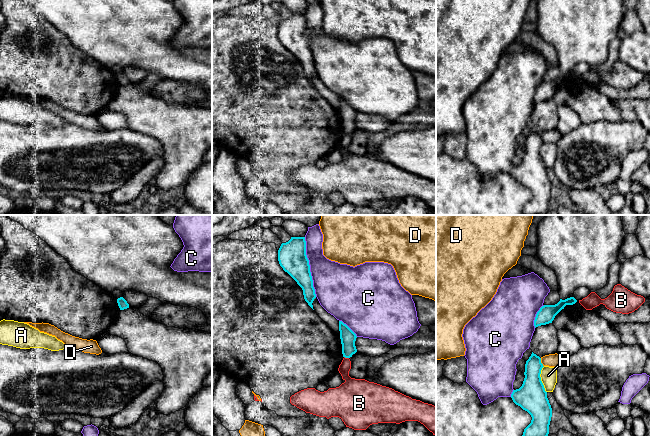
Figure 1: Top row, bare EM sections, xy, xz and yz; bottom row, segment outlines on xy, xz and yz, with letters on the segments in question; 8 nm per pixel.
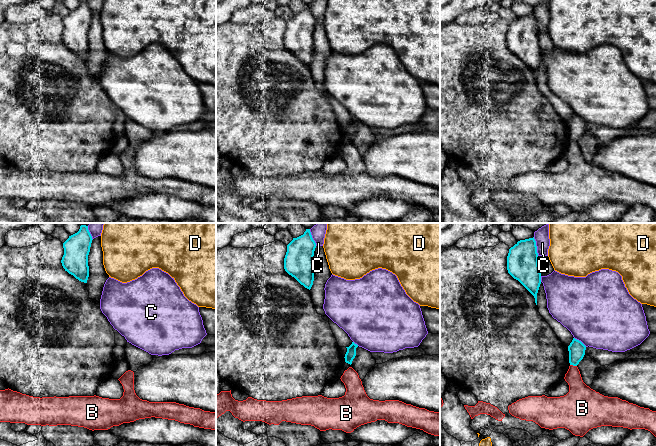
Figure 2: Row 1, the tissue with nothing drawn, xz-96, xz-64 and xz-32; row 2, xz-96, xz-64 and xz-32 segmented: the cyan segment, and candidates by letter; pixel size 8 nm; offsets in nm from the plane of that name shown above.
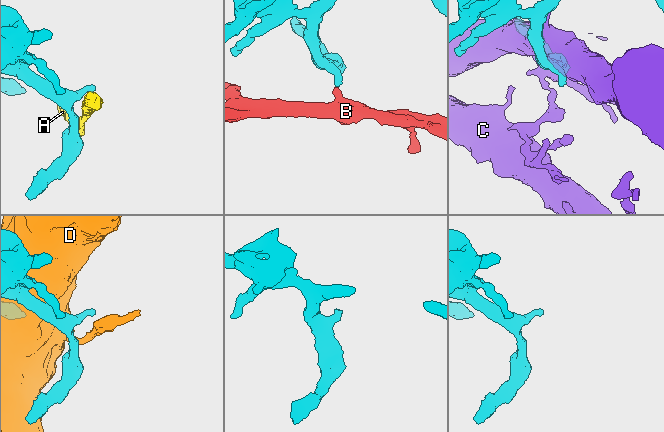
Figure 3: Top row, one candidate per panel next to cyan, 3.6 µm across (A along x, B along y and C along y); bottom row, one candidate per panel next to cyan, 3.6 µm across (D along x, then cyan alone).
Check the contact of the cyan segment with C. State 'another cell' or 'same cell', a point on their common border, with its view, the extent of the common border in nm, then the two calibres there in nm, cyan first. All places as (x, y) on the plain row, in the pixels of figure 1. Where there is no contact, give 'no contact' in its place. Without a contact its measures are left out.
another cell | xz (309, 43) | 480 nm | 220/340 nm

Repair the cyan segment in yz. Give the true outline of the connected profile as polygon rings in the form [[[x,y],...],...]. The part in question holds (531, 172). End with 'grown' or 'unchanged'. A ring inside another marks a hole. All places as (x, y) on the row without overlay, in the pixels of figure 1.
[[[532,128],[525,140],[522,162],[511,170],[513,178],[532,193],[522,215],[545,215],[549,210],[552,184],[540,153],[543,143],[541,134]]]; unchanged

